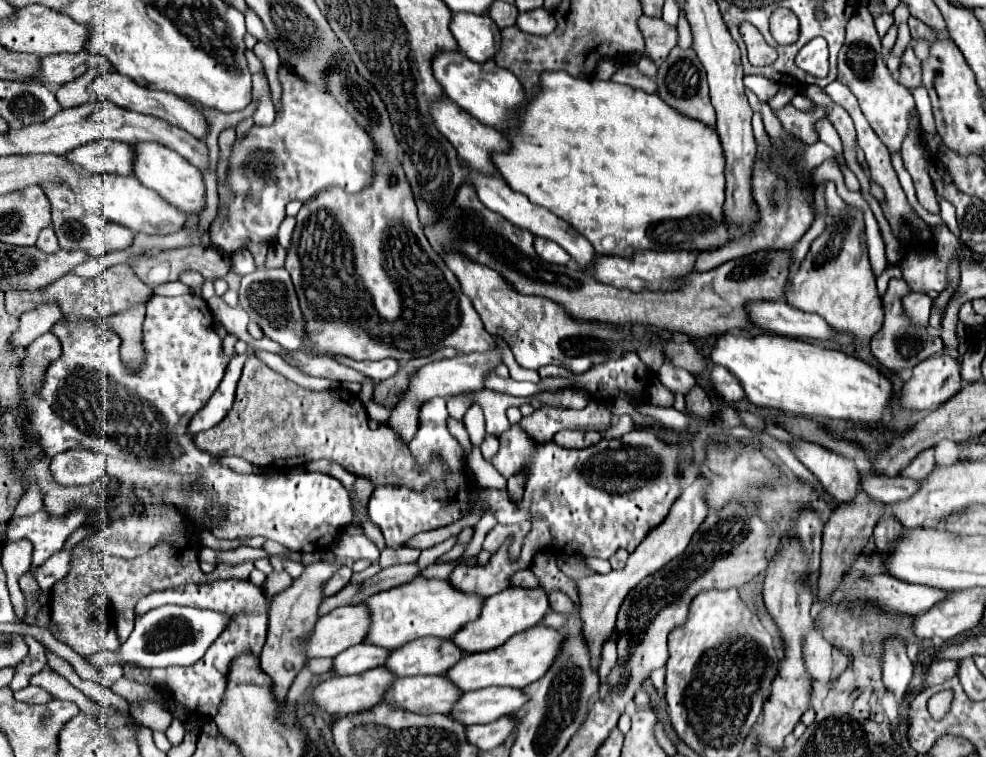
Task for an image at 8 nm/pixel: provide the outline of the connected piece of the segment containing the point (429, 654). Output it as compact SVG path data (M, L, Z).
M420 638L392 650L384 666L396 676L444 674L464 656L466 654L452 640Z

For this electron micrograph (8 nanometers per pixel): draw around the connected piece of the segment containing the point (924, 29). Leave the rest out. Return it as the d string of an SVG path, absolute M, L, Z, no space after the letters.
M910 16L910 20L908 20L908 26L910 26L910 34L912 34L914 40L922 38L922 40L926 40L928 44L932 44L932 42L938 38L938 34L936 34L930 26L926 26L924 22L920 22L920 20L912 18L912 16Z

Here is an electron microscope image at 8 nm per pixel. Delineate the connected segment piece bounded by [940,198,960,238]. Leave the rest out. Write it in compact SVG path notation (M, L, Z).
M940 198L940 216L942 216L942 220L946 222L946 226L948 226L948 228L954 232L954 236L958 238L960 228L958 228L956 216L954 216L954 208L952 208L952 204L950 204L950 202L944 202L942 198Z

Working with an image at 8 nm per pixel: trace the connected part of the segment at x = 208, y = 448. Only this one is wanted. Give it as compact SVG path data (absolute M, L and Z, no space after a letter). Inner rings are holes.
M248 356L246 360L232 410L214 428L200 432L194 442L208 454L240 456L254 466L270 466L276 462L272 456L280 460L284 458L282 464L274 464L274 468L292 468L326 458L338 462L356 476L370 478L374 486L404 484L420 490L442 476L438 460L432 460L422 472L418 472L408 446L390 428L380 426L370 430L368 414L358 394L342 388L332 388L330 392L302 388L268 368L256 356ZM236 422L244 422L242 426L246 428L240 428Z

